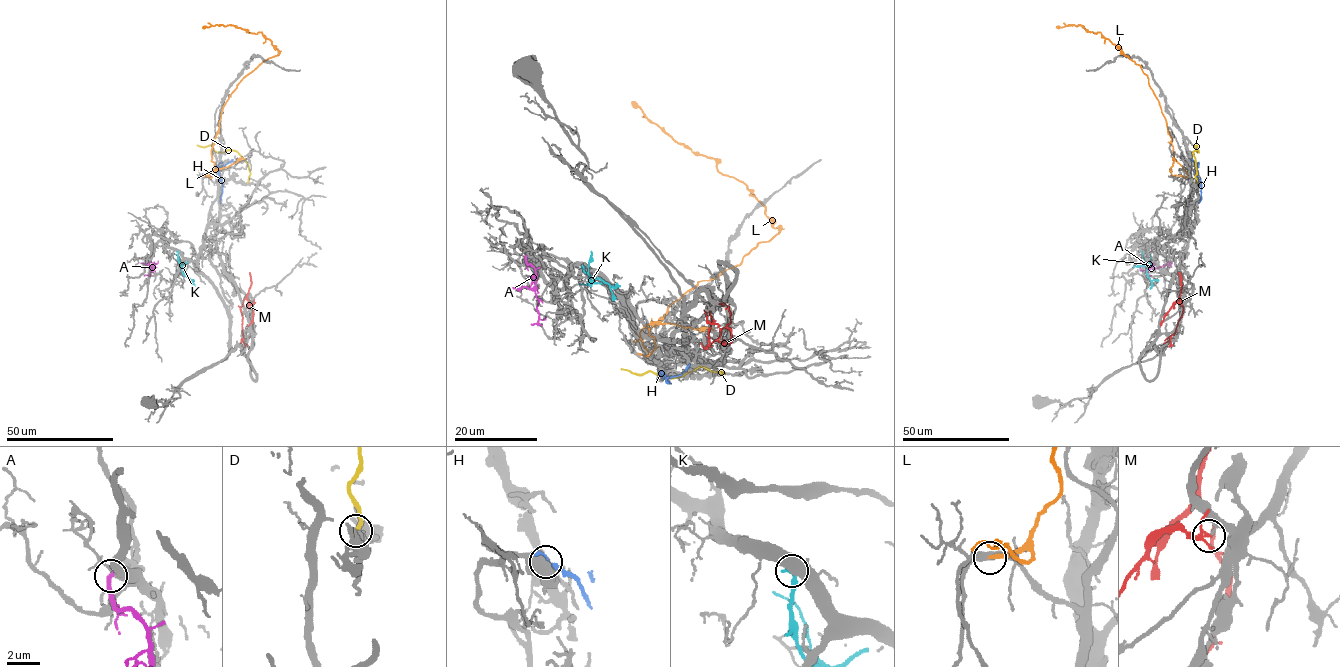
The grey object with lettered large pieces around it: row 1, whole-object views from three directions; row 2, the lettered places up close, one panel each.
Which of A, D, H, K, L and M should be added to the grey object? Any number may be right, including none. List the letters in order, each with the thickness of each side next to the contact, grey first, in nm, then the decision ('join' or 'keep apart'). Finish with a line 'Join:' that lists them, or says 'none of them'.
A: calibres 360 and 240 nm; join
D: calibres 550 and 300 nm; keep apart
H: calibres 280 and 550 nm; keep apart
K: calibres 550 and 340 nm; keep apart
L: calibres 420 and 240 nm; keep apart
M: calibres 220 and 120 nm; keep apart
Join: A

